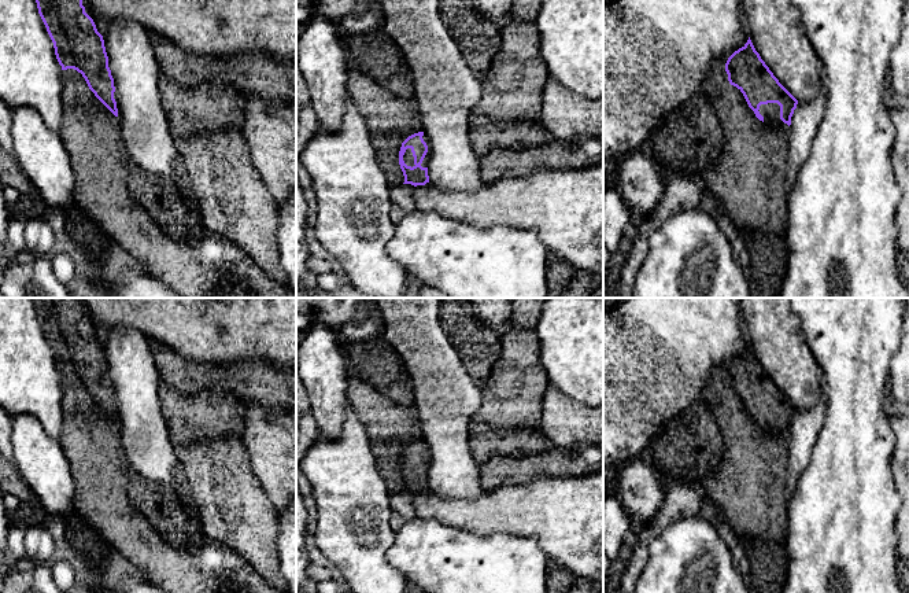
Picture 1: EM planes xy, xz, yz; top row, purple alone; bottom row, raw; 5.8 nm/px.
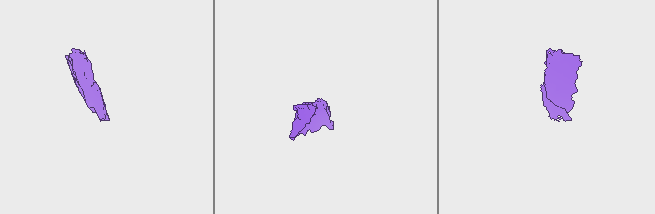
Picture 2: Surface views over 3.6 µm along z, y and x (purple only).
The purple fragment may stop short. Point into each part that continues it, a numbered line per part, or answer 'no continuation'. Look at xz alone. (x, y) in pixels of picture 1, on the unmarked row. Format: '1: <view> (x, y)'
1: xz (409, 467)

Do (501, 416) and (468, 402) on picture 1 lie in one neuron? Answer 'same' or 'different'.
different

